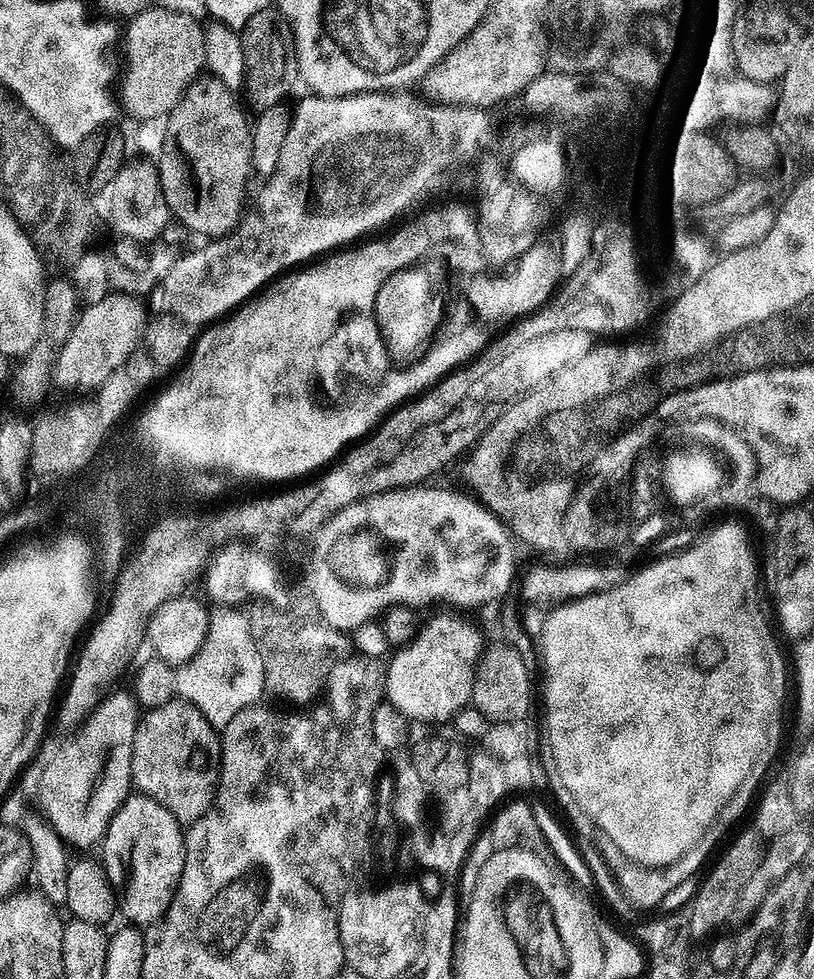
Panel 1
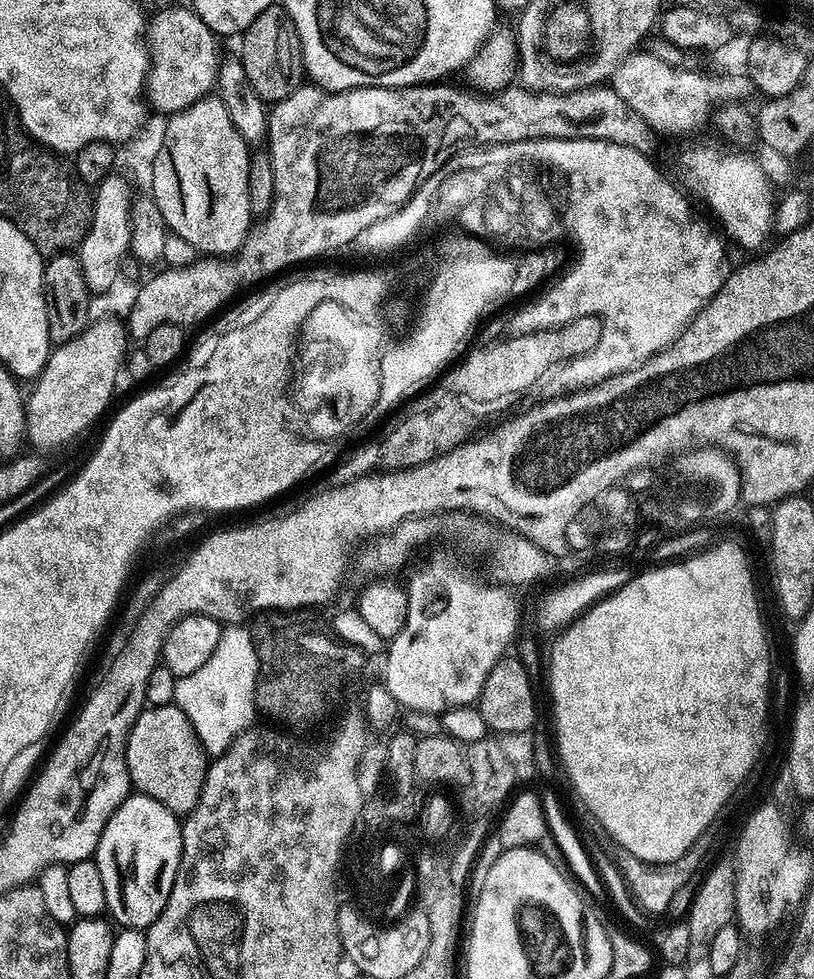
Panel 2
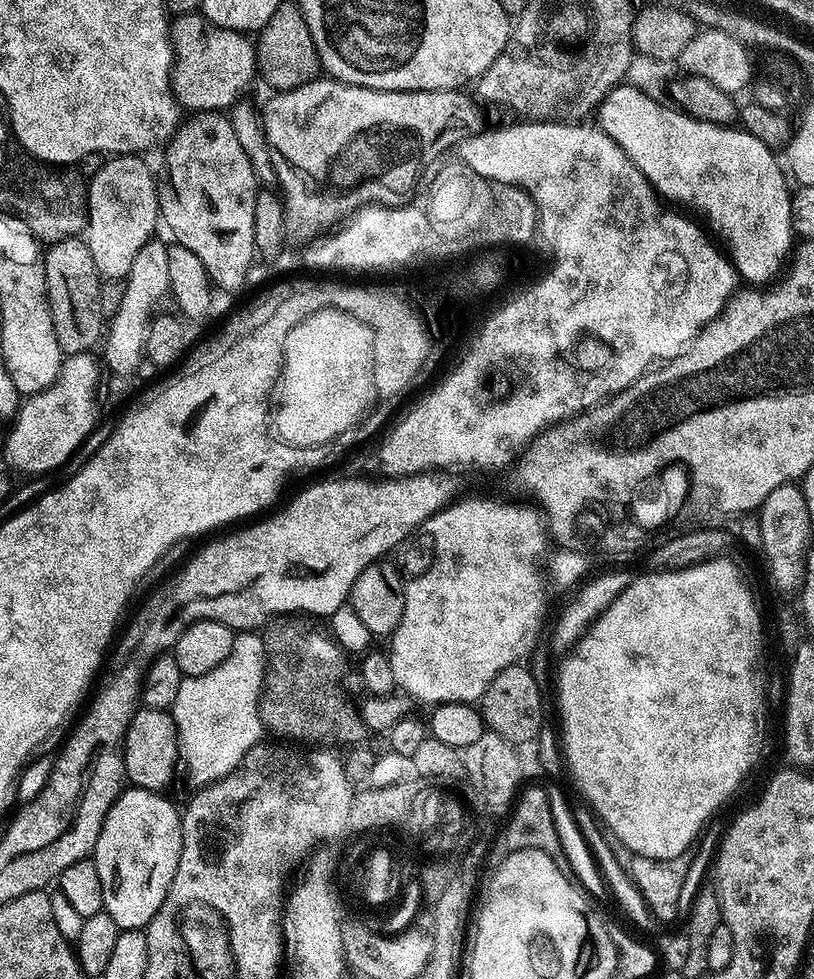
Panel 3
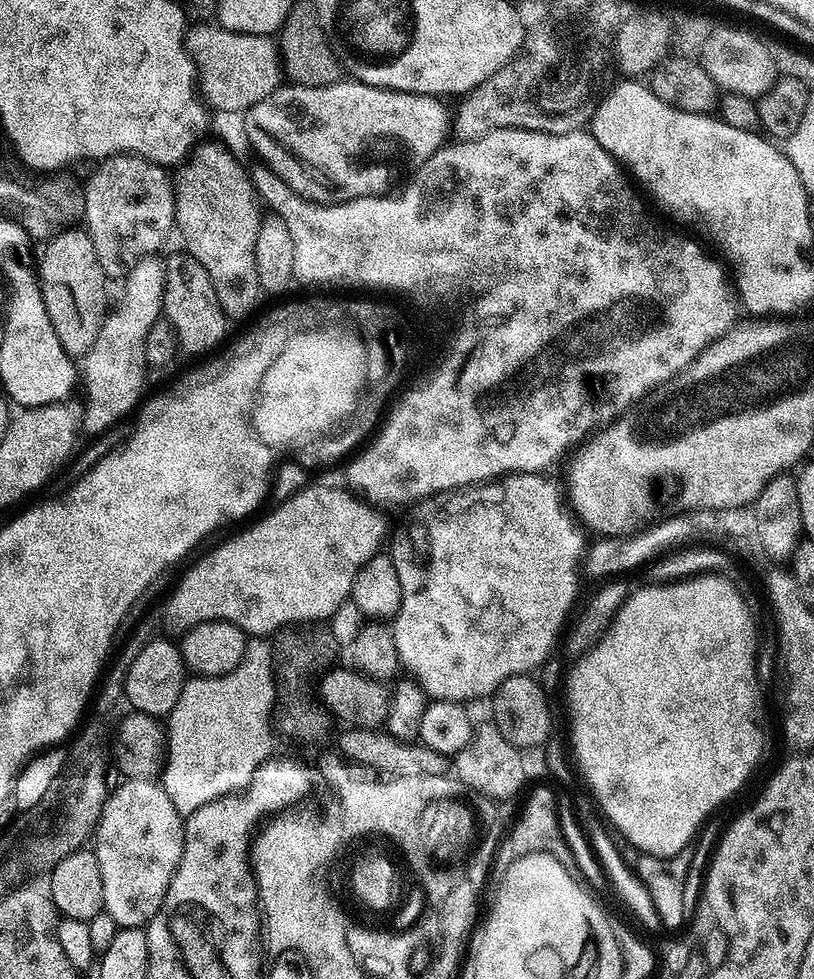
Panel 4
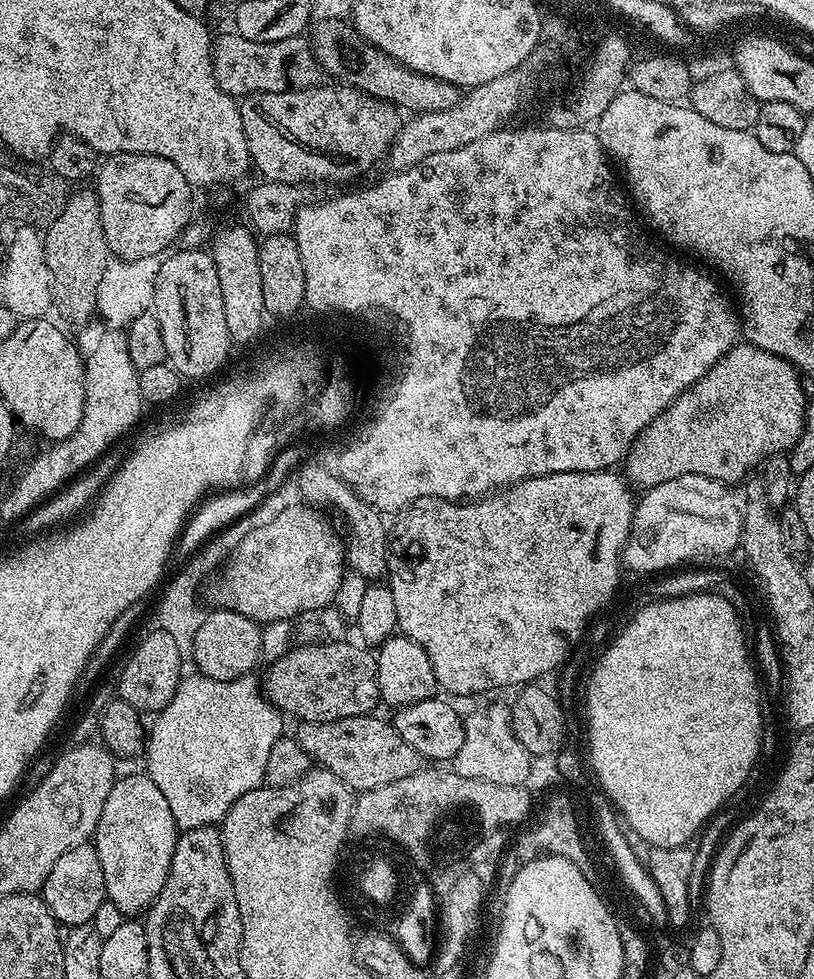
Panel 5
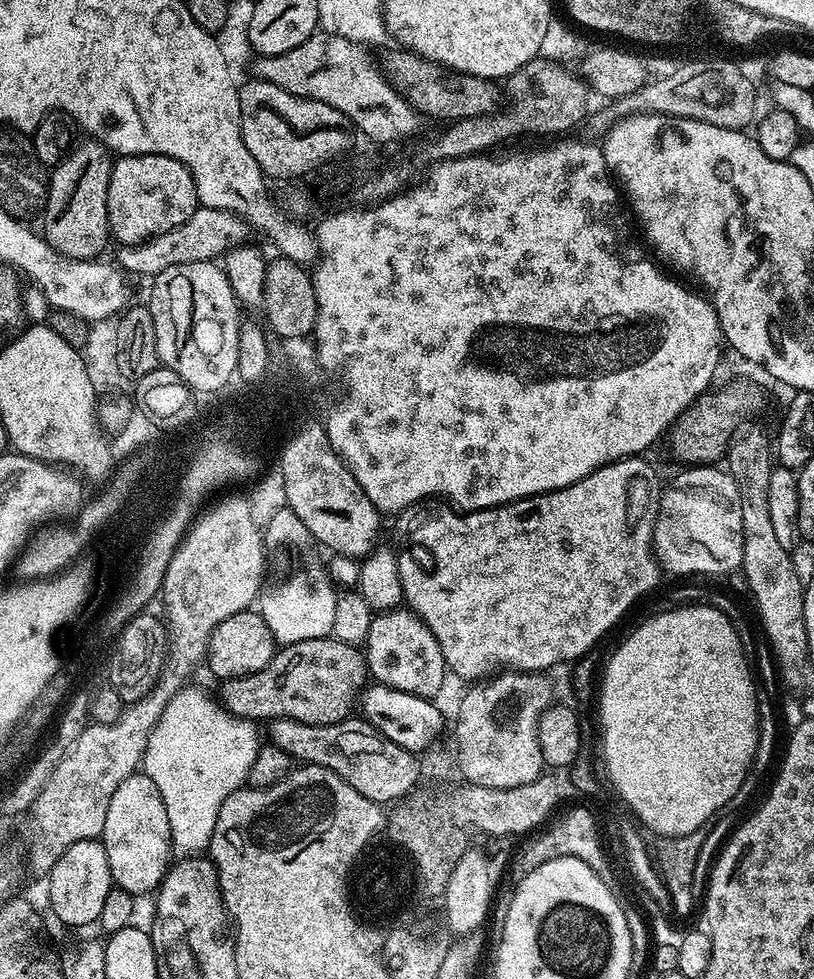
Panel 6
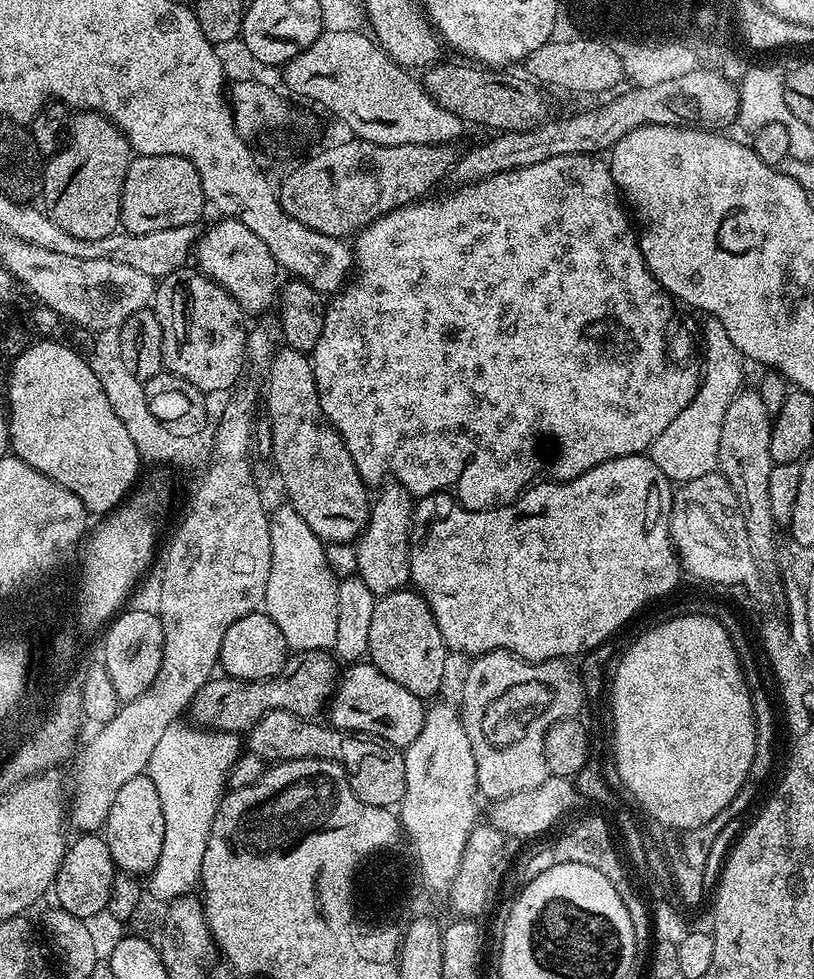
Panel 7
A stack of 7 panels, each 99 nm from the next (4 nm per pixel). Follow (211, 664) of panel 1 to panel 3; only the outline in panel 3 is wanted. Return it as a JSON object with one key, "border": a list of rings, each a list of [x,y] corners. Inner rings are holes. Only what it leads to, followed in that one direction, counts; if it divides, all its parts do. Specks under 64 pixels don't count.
{"border":[[[218,666],[210,674],[181,679],[178,698],[174,698],[170,713],[176,724],[183,771],[184,768],[188,771],[196,786],[213,784],[230,775],[244,761],[247,752],[261,743],[259,702],[254,700],[254,686],[242,686],[236,680],[236,672],[226,666]]]}

